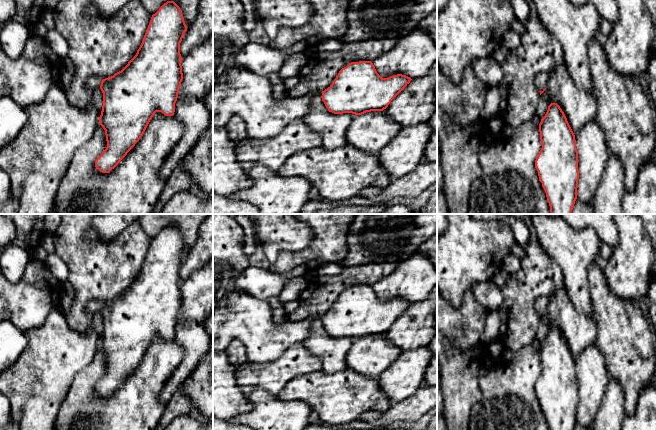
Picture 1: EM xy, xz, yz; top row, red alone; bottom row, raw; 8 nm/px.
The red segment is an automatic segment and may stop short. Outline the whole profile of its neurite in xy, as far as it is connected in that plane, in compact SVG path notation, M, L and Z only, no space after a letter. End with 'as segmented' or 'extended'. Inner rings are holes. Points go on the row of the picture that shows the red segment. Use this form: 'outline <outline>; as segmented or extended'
outline M167 1L152 15L143 41L128 64L111 77L93 76L88 81L90 88L100 88L103 93L99 124L105 130L107 147L95 161L100 172L109 173L120 163L143 136L156 112L174 115L183 80L180 43L187 28L180 7Z; extended

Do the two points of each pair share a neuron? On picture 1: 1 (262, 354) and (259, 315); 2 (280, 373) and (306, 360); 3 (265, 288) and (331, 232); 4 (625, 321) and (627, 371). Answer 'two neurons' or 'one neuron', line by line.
1: one neuron
2: one neuron
3: two neurons
4: one neuron

